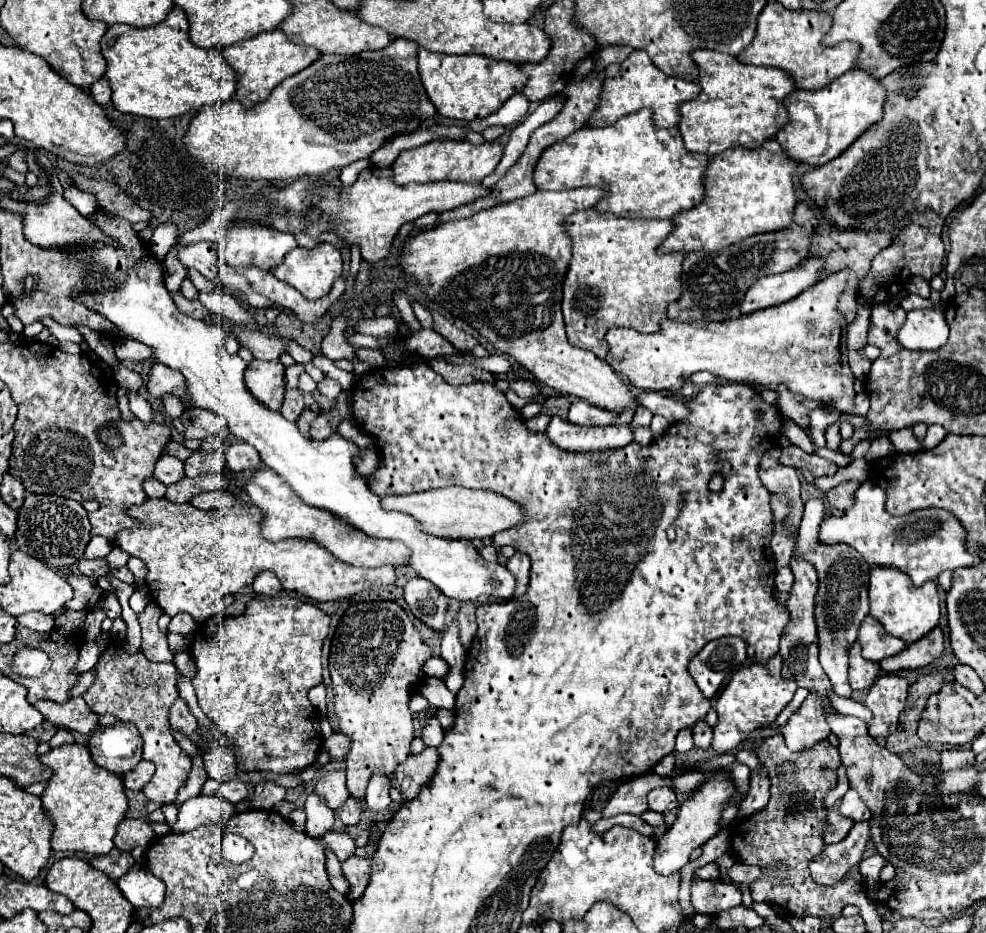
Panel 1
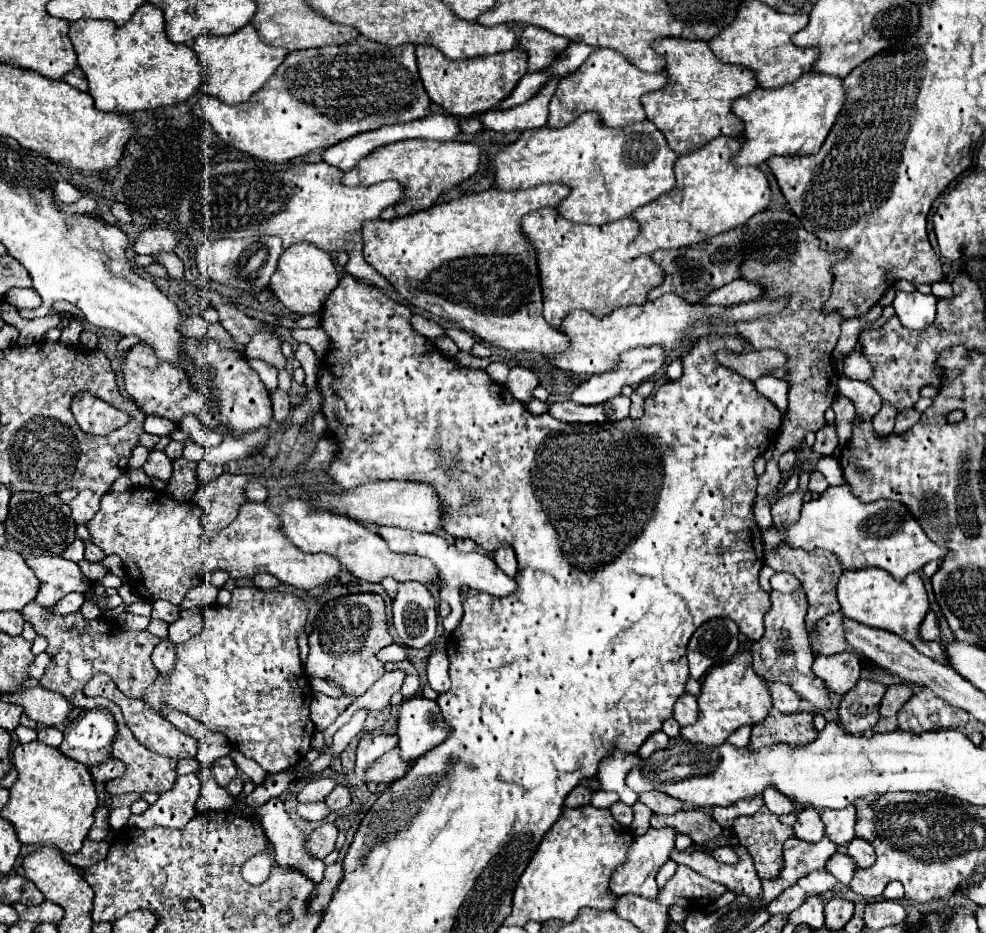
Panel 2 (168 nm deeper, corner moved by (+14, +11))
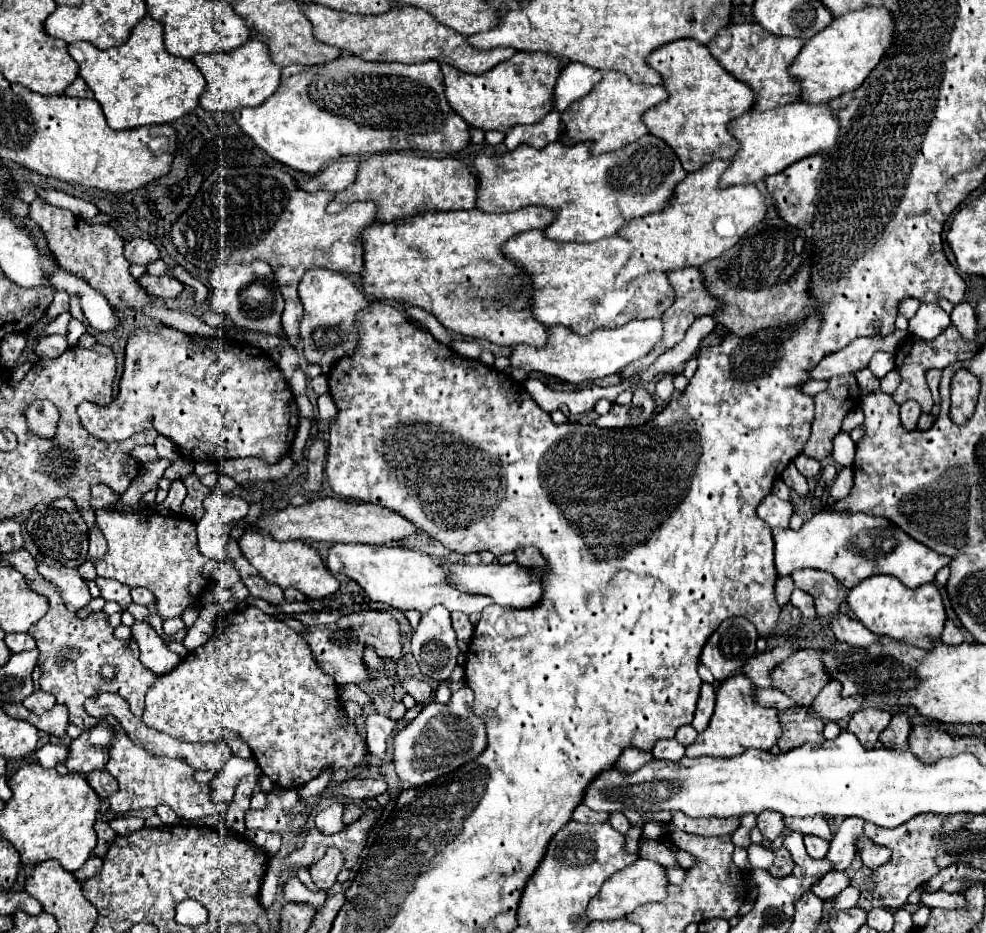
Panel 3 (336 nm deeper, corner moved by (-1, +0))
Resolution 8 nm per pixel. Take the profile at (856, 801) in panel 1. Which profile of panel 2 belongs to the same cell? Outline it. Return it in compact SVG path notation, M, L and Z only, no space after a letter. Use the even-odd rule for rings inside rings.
M848 805L846 809L828 809L820 815L822 823L824 823L824 837L828 837L832 843L836 845L844 845L850 843L856 835L854 835L854 823L856 823L856 813L854 807Z

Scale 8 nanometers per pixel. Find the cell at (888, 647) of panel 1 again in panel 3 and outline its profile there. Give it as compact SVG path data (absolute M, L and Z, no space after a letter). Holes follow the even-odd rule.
M803 648L789 656L779 670L773 670L775 688L789 694L797 704L811 706L819 690L831 680L823 664L821 648Z

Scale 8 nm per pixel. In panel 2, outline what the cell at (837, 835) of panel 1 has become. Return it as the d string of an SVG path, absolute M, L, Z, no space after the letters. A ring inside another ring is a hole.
M812 807L798 813L792 829L794 829L794 837L808 843L816 843L824 837L824 825L820 823L820 815Z

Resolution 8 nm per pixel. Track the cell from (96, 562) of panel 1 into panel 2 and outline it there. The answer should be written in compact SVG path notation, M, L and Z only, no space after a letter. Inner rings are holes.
M86 559L78 561L78 567L80 567L80 571L82 571L90 581L100 581L100 579L104 579L104 575L108 573L108 569L106 569L102 563L90 563L90 561L86 561Z

